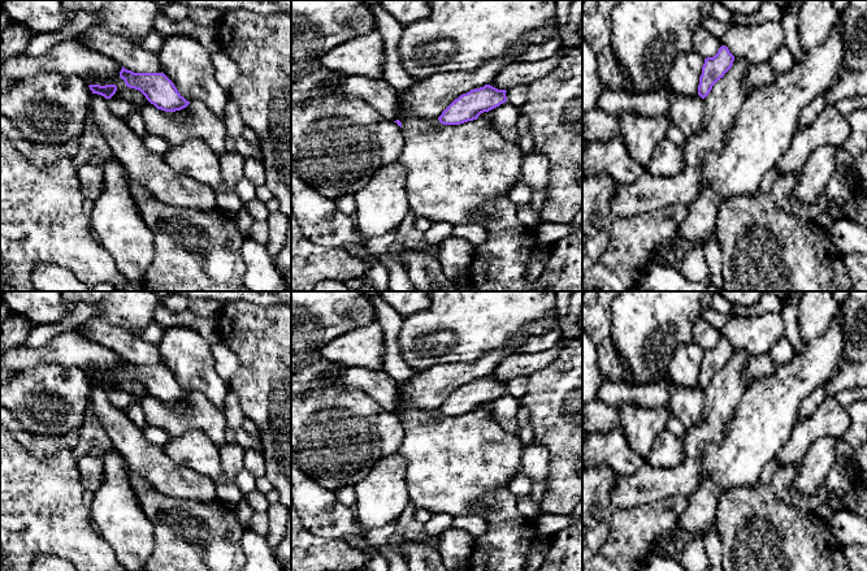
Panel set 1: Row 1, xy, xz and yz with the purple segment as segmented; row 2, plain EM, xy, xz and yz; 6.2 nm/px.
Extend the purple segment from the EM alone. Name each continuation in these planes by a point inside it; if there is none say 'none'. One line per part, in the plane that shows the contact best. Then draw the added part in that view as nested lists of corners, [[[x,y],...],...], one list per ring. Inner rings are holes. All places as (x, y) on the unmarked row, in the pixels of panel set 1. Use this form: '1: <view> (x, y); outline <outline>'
none

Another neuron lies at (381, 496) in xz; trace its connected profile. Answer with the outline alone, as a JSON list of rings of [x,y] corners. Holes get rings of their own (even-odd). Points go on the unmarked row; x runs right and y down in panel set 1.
[[[399,453],[382,457],[355,486],[355,514],[369,532],[395,523],[409,505],[407,459]]]

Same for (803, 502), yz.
[[[822,484],[819,490],[812,496],[802,496],[790,485],[789,490],[785,494],[785,499],[793,507],[797,507],[802,511],[815,512],[819,506],[828,503],[829,493]]]

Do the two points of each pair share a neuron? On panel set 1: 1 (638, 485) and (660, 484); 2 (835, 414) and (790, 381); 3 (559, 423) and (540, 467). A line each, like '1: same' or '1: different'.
1: same
2: different
3: different

